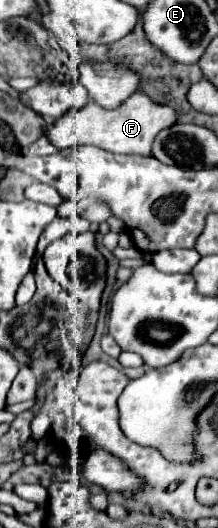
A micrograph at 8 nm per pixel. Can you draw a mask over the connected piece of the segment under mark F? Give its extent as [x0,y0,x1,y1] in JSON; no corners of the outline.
[44,93,176,155]

